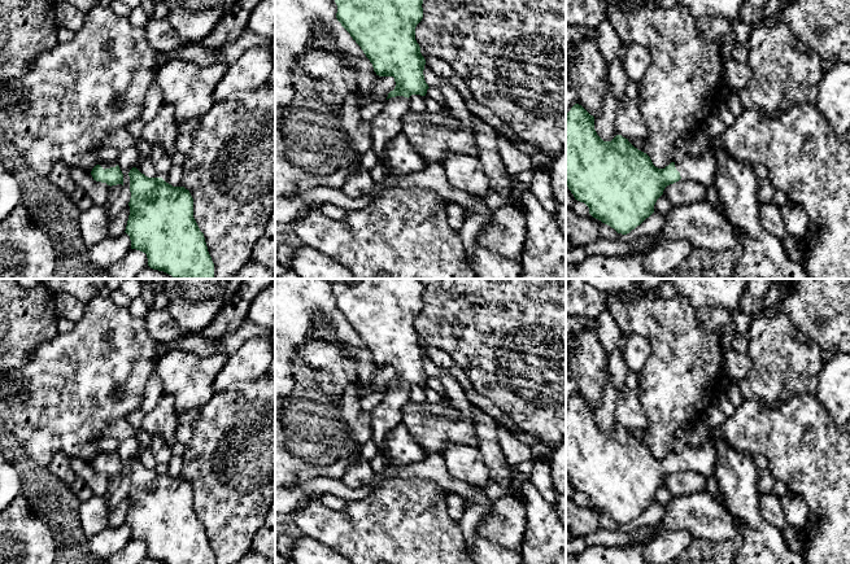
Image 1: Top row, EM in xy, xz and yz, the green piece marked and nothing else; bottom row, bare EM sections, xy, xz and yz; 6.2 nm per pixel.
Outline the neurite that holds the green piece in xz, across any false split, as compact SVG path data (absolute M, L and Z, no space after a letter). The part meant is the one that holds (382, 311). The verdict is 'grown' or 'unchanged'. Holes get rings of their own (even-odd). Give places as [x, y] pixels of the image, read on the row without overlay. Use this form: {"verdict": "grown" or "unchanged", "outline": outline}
{"verdict": "grown", "outline": "M323 279L334 287L336 309L361 337L379 367L393 367L396 377L388 384L384 399L371 411L371 441L385 447L387 434L401 423L402 408L410 401L411 385L426 386L426 350L415 331L415 318L423 309L423 285L418 279Z"}

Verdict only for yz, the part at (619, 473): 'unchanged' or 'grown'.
grown

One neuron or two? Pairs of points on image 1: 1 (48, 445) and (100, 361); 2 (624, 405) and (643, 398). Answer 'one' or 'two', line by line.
1: one
2: two

